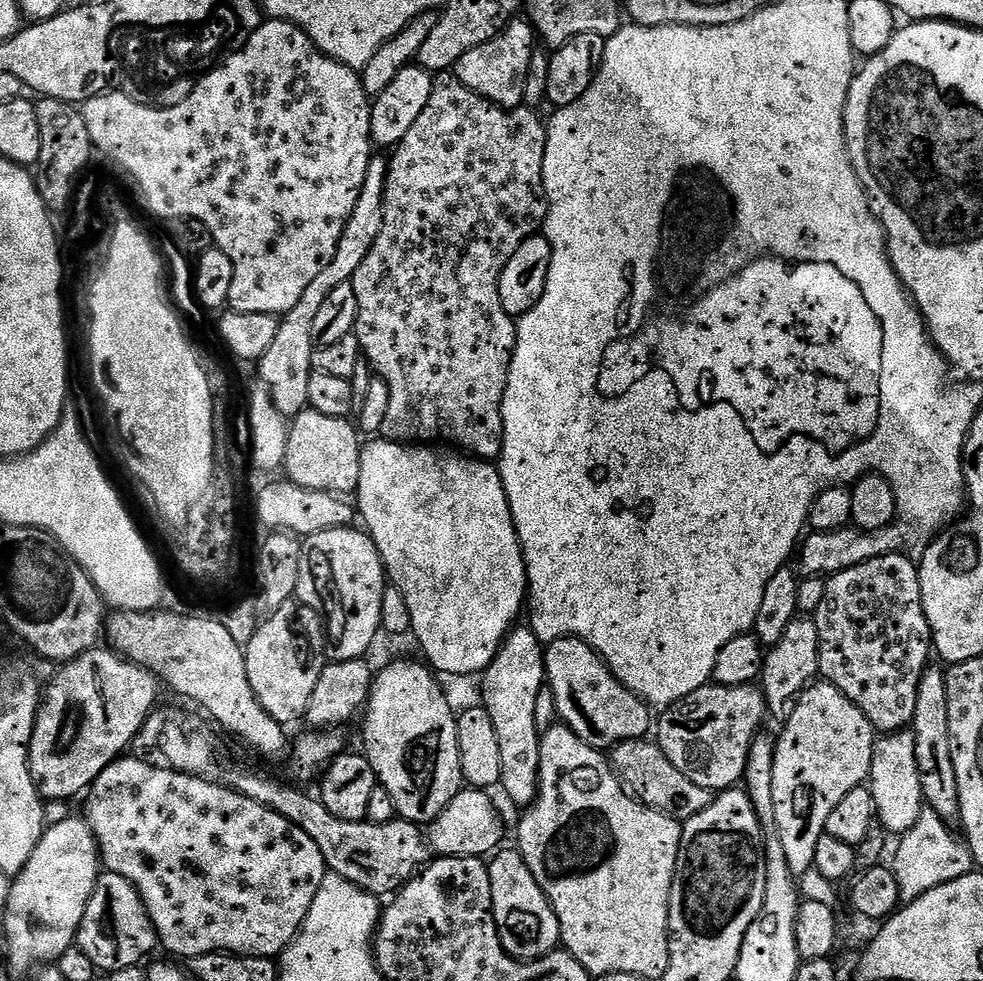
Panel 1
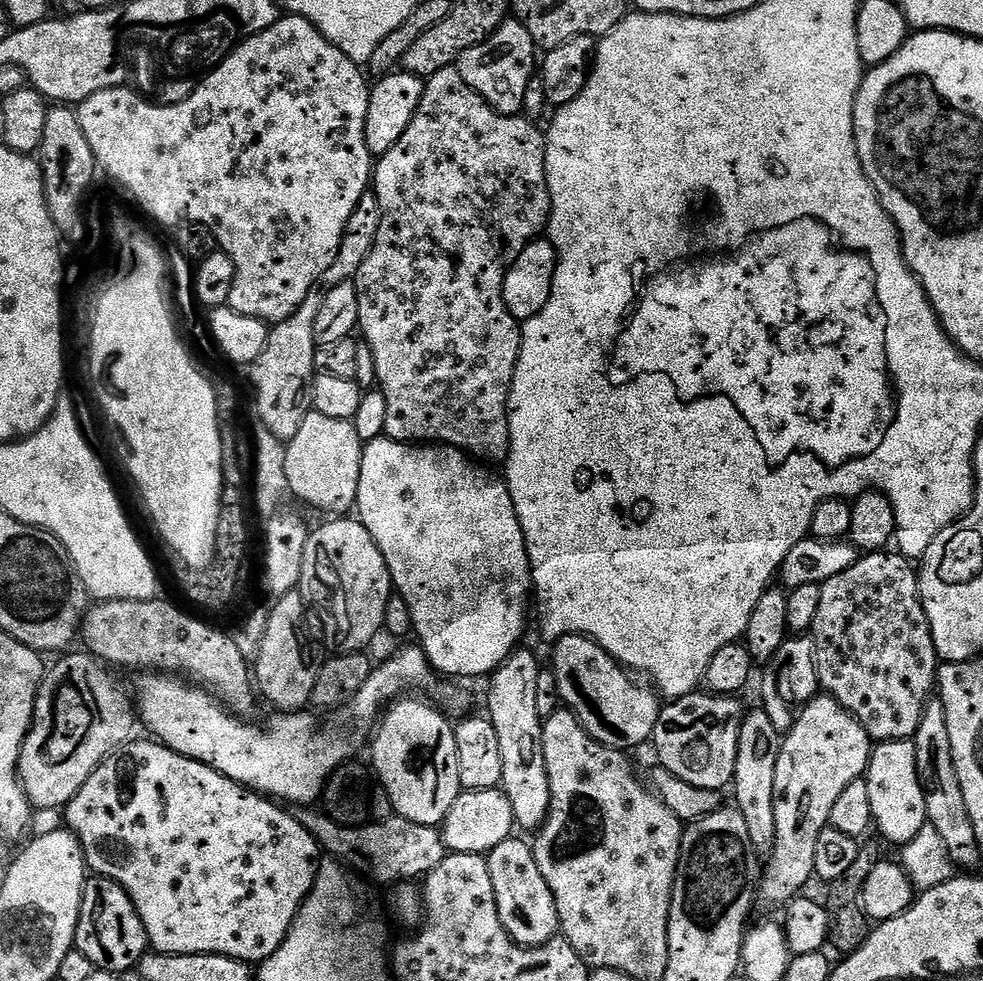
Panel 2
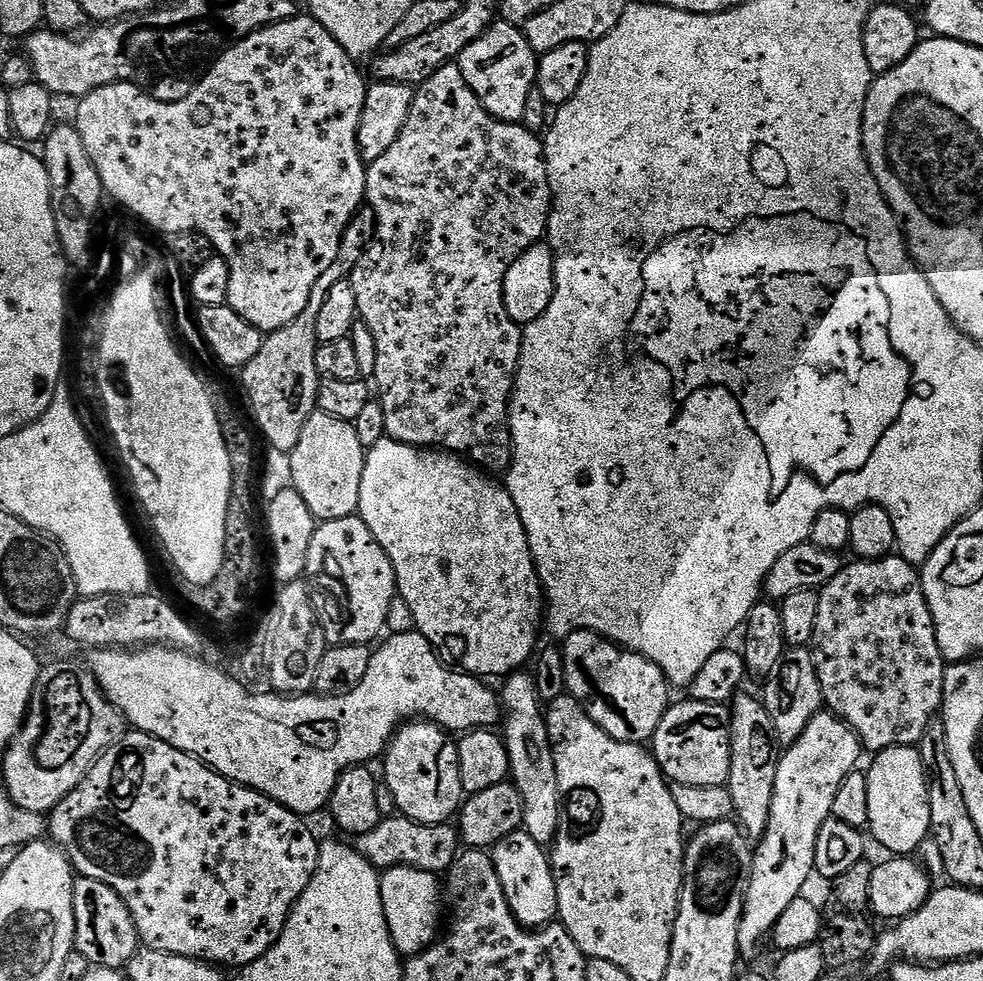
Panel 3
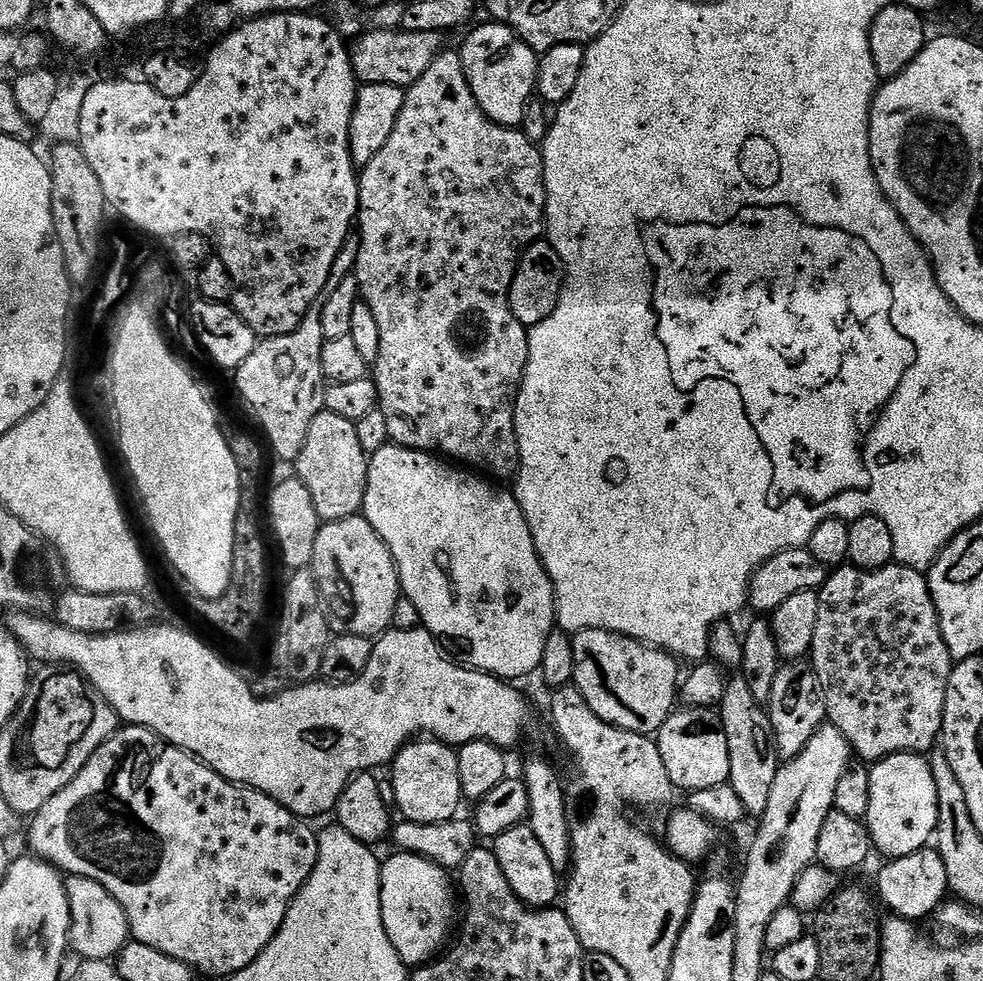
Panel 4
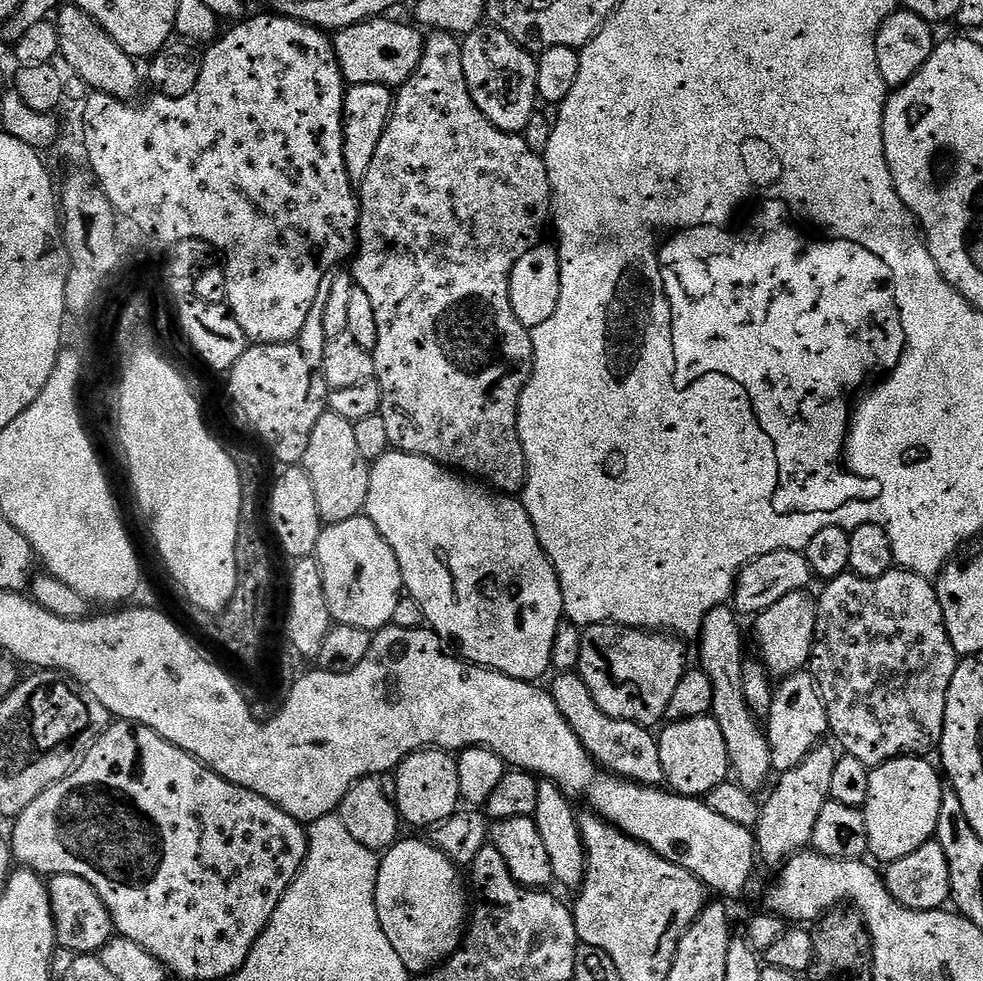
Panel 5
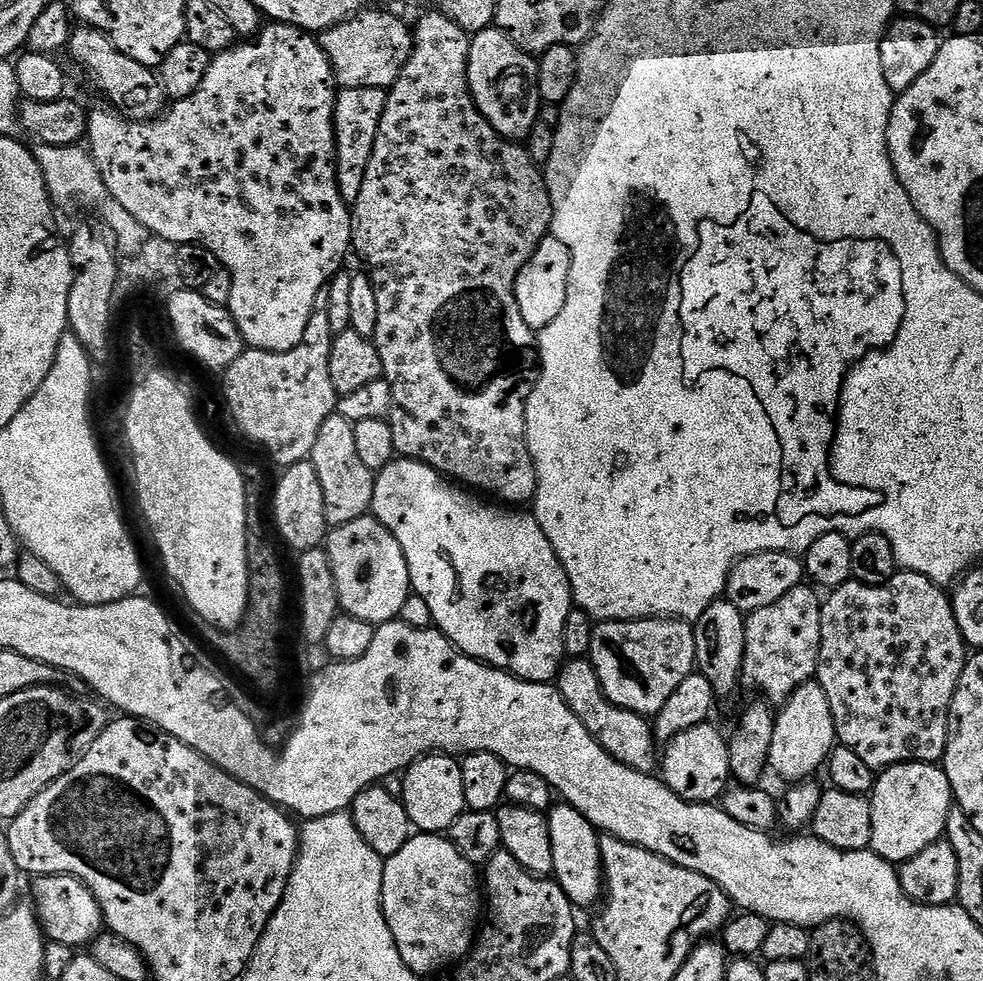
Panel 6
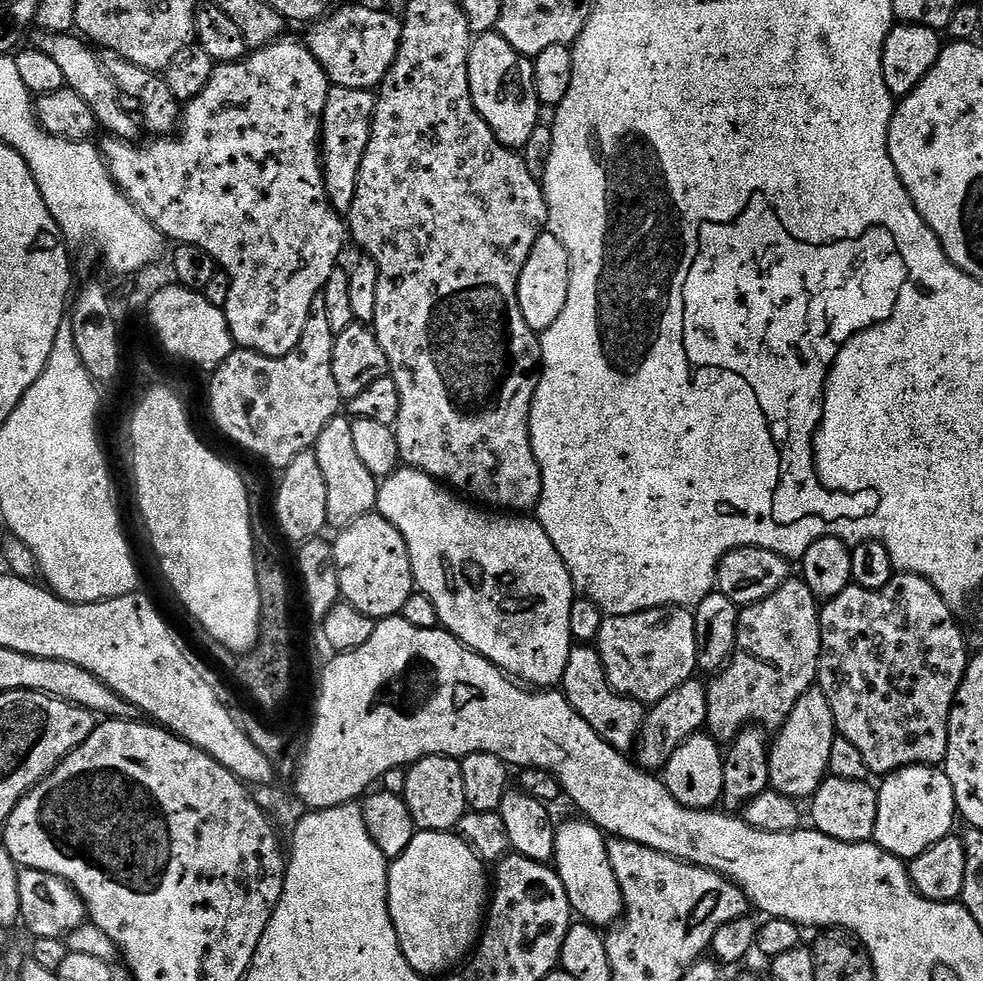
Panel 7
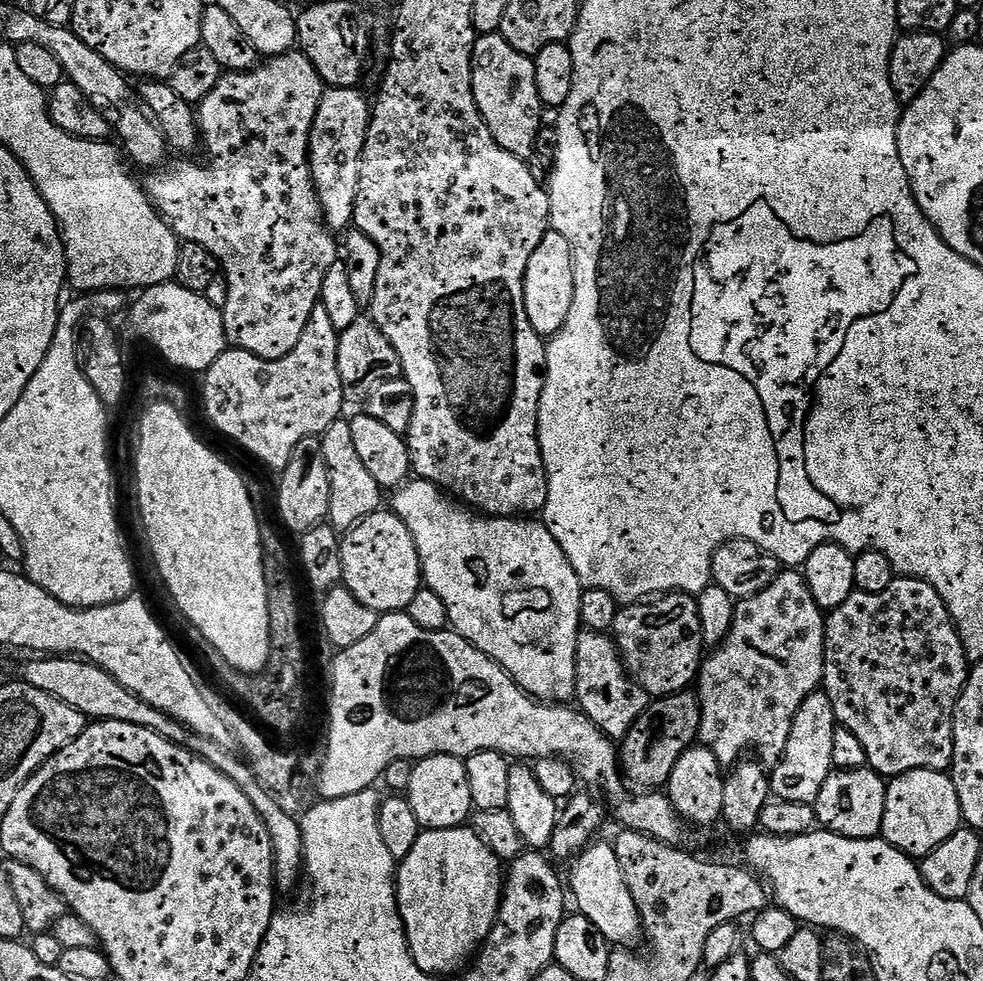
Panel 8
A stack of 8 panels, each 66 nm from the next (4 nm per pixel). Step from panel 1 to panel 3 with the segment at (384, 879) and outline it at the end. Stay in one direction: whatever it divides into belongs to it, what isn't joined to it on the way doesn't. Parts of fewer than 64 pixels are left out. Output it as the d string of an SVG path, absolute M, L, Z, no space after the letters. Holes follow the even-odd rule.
M397 814L381 819L380 824L370 830L370 834L355 837L354 847L378 870L403 866L433 874L444 874L460 855L462 841L459 831L451 823L423 824Z

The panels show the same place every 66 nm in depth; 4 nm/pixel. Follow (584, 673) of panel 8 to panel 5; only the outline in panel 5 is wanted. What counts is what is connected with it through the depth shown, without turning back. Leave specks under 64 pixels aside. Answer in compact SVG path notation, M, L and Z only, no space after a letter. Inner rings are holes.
M579 671L562 672L555 677L557 680L550 687L550 694L562 712L562 718L570 724L574 734L586 746L601 769L607 770L614 776L623 776L625 780L637 782L660 782L664 780L662 758L658 754L658 740L652 736L643 724L626 722L618 718L610 718L602 710L598 710L598 702L590 694L586 682L581 678Z

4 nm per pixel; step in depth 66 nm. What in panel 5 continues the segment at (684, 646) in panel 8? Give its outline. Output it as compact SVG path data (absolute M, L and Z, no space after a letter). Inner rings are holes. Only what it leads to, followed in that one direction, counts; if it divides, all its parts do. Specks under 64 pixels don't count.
M590 624L582 631L582 658L578 671L594 702L598 702L598 710L626 722L659 725L668 715L674 690L678 690L684 681L684 644L683 639L663 630Z

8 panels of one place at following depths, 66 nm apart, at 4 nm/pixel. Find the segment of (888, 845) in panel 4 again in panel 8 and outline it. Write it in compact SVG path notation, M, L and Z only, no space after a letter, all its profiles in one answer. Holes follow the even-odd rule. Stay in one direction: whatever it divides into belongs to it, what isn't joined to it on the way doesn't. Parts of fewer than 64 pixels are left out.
M914 770L895 777L888 784L886 814L882 838L907 856L923 858L942 846L946 838L962 827L960 803L956 787L948 772Z

